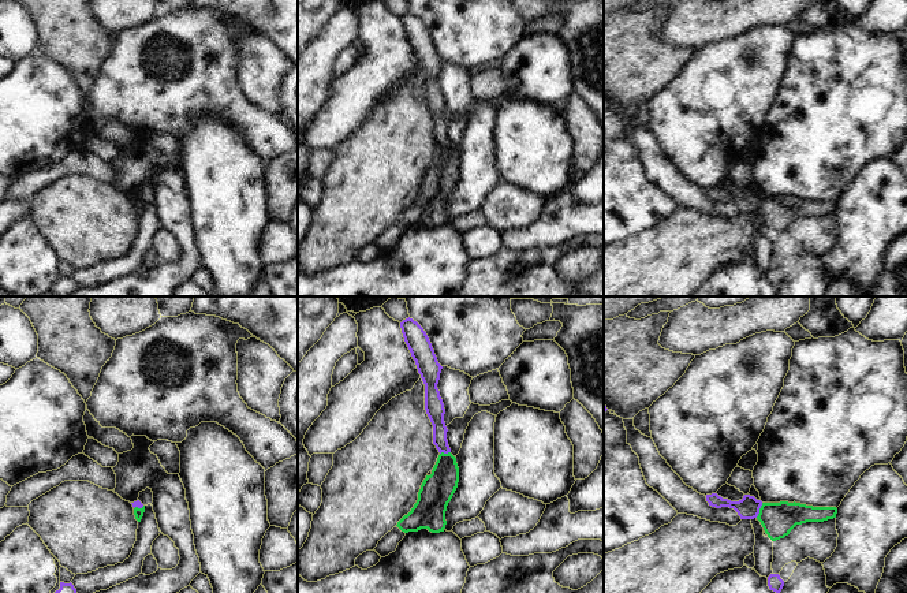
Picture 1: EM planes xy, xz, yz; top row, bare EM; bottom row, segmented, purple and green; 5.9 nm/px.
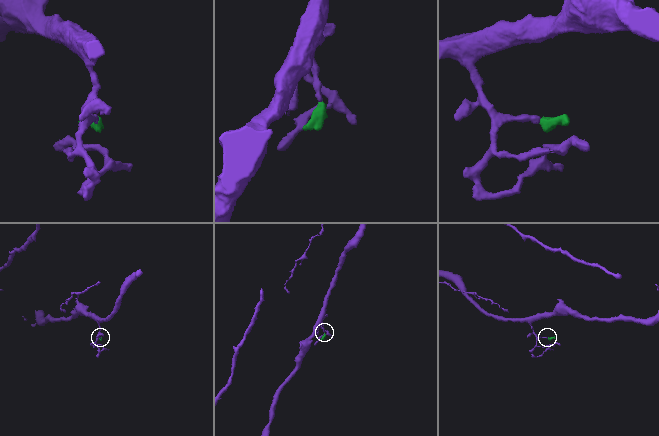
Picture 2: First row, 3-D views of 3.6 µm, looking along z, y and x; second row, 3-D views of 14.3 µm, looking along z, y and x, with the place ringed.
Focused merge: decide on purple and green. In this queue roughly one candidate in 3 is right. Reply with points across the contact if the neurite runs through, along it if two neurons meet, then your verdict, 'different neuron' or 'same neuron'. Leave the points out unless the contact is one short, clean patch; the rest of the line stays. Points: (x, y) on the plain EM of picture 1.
border along yz (762, 197), (756, 211); different neuron

